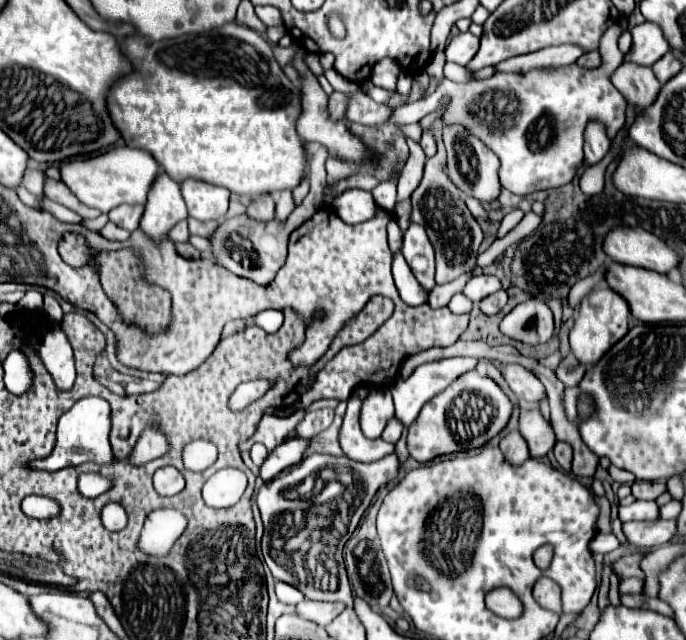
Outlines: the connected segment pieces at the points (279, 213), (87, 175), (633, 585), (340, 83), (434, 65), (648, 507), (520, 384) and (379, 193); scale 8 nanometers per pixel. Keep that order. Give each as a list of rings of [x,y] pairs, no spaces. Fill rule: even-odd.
[[[284,192],[284,194],[276,194],[276,220],[278,222],[286,222],[286,218],[290,216],[290,212],[294,210],[294,202],[292,202],[292,194]]]
[[[116,146],[110,152],[90,158],[90,160],[72,160],[64,162],[60,168],[62,182],[74,192],[74,196],[100,212],[110,212],[120,204],[146,204],[146,194],[150,192],[154,180],[160,174],[160,164],[146,150],[136,150],[128,146]]]
[[[626,578],[626,580],[622,580],[620,582],[620,586],[618,586],[618,592],[622,594],[640,594],[642,592],[642,584],[644,584],[644,580],[642,578]]]
[[[326,70],[324,76],[328,78],[328,82],[332,84],[334,90],[338,90],[338,92],[342,92],[342,94],[348,96],[346,116],[348,116],[350,122],[368,124],[368,126],[374,126],[374,124],[390,124],[389,120],[392,118],[392,114],[394,114],[394,108],[376,104],[364,92],[360,92],[360,88],[358,88],[356,82],[346,80],[336,70]]]
[[[434,52],[432,54],[432,58],[428,60],[428,66],[426,66],[426,72],[432,76],[432,78],[436,78],[438,82],[444,78],[442,76],[442,68],[444,68],[444,52]]]
[[[636,500],[630,506],[620,506],[620,520],[630,522],[630,520],[656,520],[658,518],[658,504],[656,502],[646,502],[646,500]]]
[[[502,364],[502,378],[508,382],[510,390],[518,396],[518,400],[526,402],[540,402],[546,396],[544,384],[538,382],[538,378],[526,370],[520,364]]]
[[[396,180],[390,182],[380,182],[374,190],[372,196],[376,200],[376,204],[380,204],[380,208],[392,212],[396,206]]]

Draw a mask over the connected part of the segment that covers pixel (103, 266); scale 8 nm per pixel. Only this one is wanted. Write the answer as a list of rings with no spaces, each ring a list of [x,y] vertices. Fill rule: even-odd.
[[[120,250],[120,252],[106,252],[98,258],[100,266],[100,280],[104,286],[104,292],[118,308],[118,314],[124,322],[134,322],[148,334],[160,334],[166,328],[170,328],[170,294],[166,290],[160,290],[156,286],[148,286],[140,282],[140,268],[136,266],[136,256],[132,250]]]

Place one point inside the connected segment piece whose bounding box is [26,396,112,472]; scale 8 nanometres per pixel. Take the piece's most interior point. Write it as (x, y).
(83, 433)

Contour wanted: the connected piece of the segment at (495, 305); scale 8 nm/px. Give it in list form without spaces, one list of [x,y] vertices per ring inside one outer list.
[[[500,290],[500,292],[484,298],[484,300],[480,302],[480,310],[482,310],[484,314],[488,314],[488,316],[490,316],[490,314],[498,314],[498,312],[506,306],[506,300],[508,300],[506,292]]]

